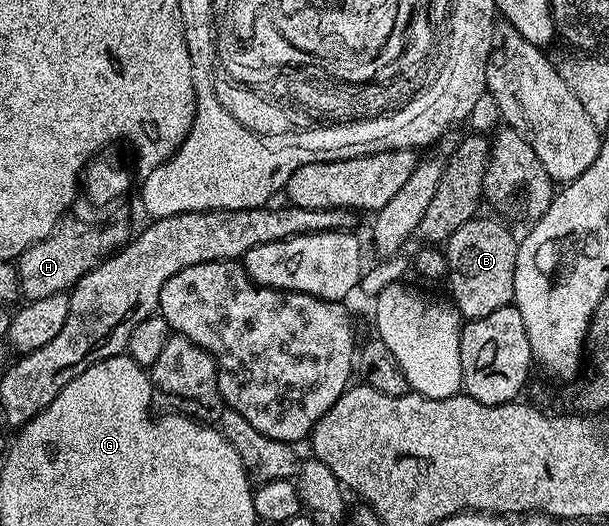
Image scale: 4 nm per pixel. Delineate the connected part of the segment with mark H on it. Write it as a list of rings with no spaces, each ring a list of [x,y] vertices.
[[[76,219],[69,220],[50,237],[27,247],[27,251],[16,258],[17,277],[21,280],[21,293],[26,302],[47,299],[47,295],[72,290],[79,278],[90,273],[106,257],[116,253],[131,237],[128,227],[121,221],[105,225],[102,229],[93,229],[97,227],[90,227]]]

